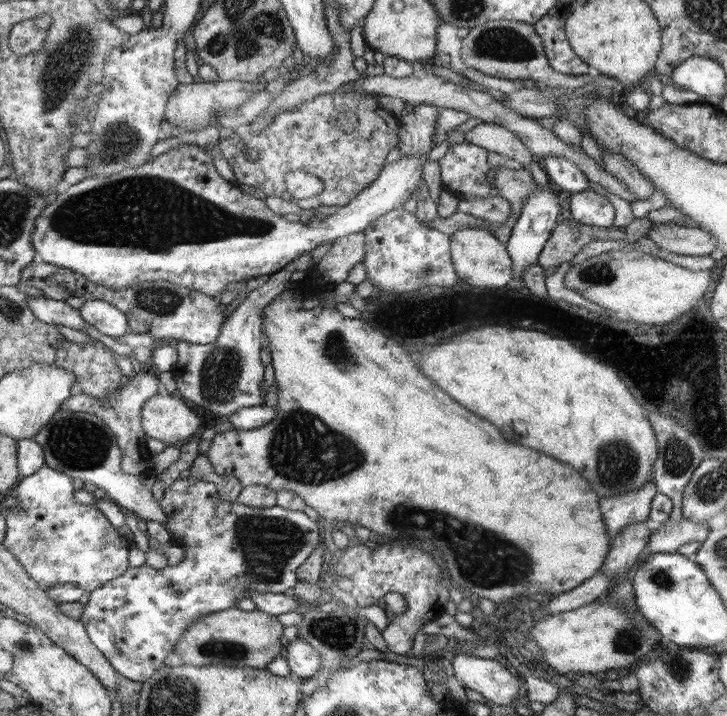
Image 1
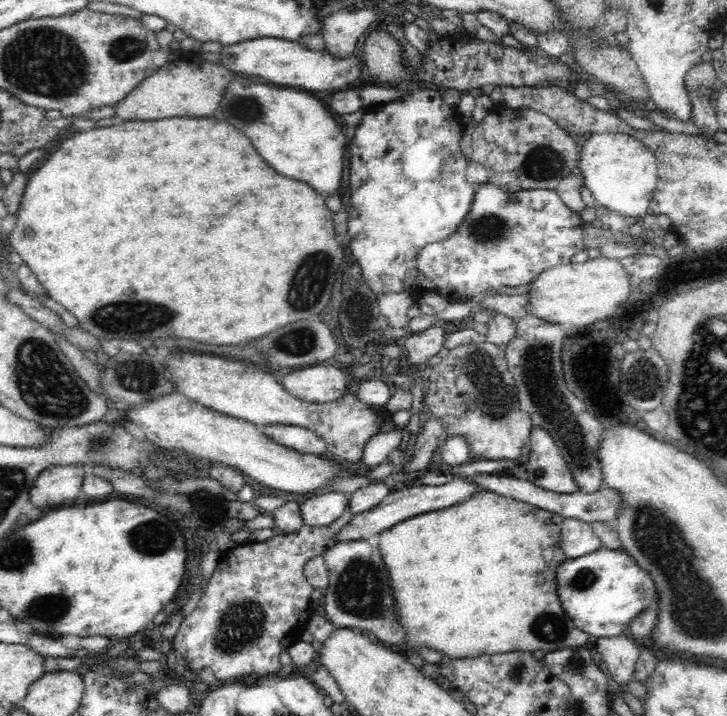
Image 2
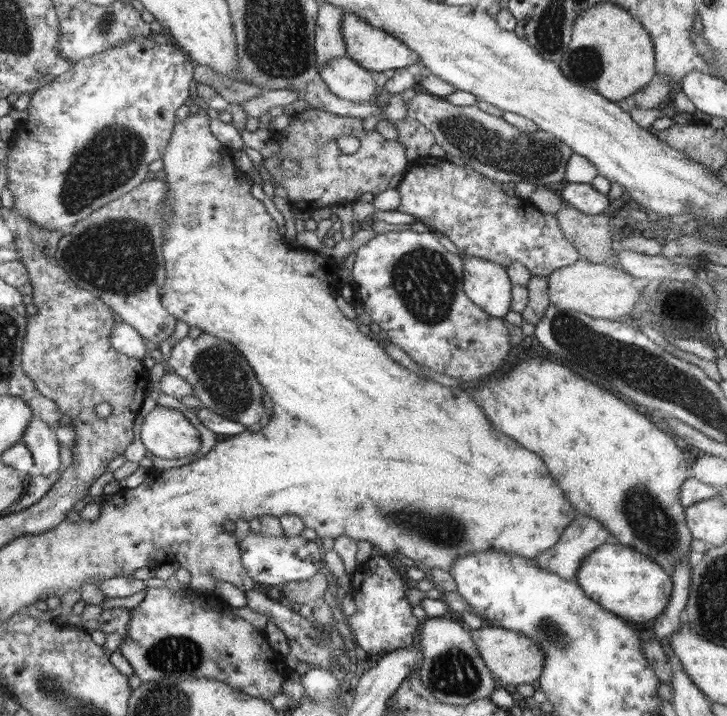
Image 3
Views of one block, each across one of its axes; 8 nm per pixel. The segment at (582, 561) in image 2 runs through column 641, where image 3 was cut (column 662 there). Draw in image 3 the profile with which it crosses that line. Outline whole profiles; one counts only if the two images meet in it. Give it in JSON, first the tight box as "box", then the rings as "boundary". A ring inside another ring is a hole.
{"box":[574,544,672,622],"boundary":[[[600,544],[582,560],[574,576],[580,588],[608,612],[632,622],[646,622],[662,615],[672,592],[672,579],[651,556],[623,544]]]}

